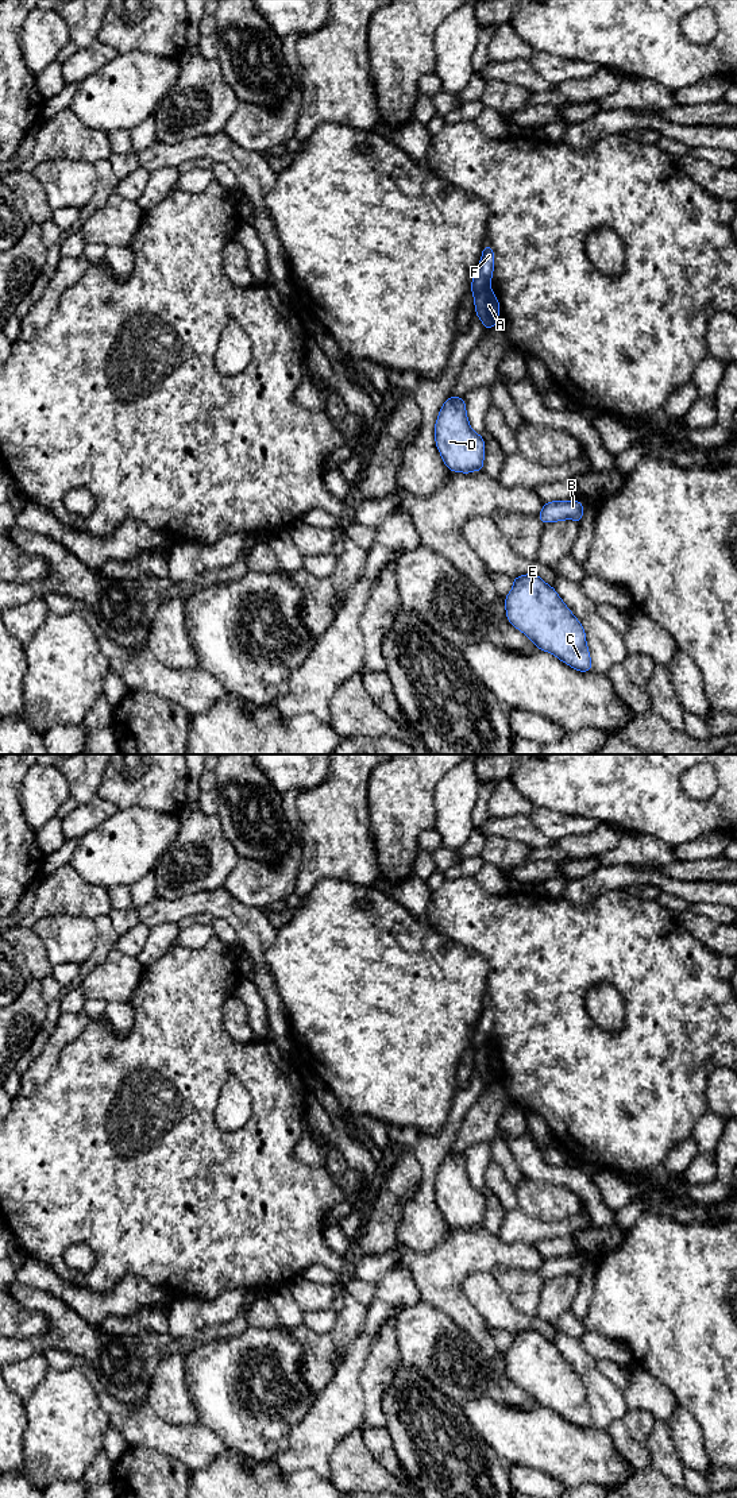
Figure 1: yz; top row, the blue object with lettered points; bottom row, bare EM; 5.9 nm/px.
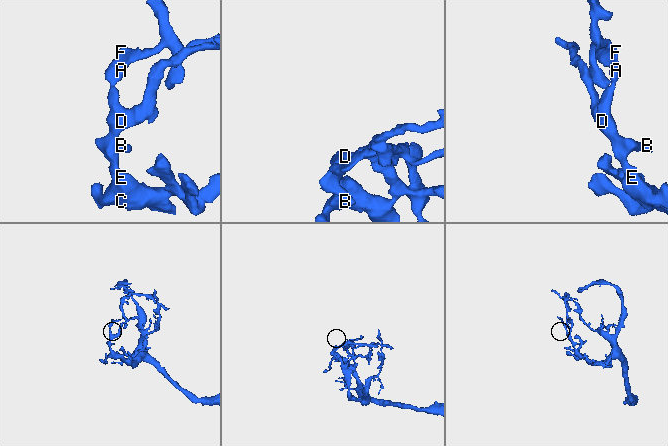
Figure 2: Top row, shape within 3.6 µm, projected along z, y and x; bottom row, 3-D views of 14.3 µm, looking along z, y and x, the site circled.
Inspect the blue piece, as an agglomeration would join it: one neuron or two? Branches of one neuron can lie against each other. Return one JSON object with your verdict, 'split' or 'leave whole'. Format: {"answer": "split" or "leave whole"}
{"answer": "split"}

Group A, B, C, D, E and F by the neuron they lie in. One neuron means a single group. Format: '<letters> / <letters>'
A B C D E / F

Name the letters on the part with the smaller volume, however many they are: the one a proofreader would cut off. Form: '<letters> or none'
F

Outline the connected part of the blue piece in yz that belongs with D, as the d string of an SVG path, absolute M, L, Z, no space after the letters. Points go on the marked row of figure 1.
M448 397L435 424L435 443L449 471L483 471L485 440L470 428L463 397Z

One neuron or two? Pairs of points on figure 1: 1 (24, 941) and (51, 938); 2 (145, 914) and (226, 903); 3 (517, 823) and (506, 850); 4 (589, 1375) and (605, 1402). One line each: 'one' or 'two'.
1: two
2: one
3: two
4: one

